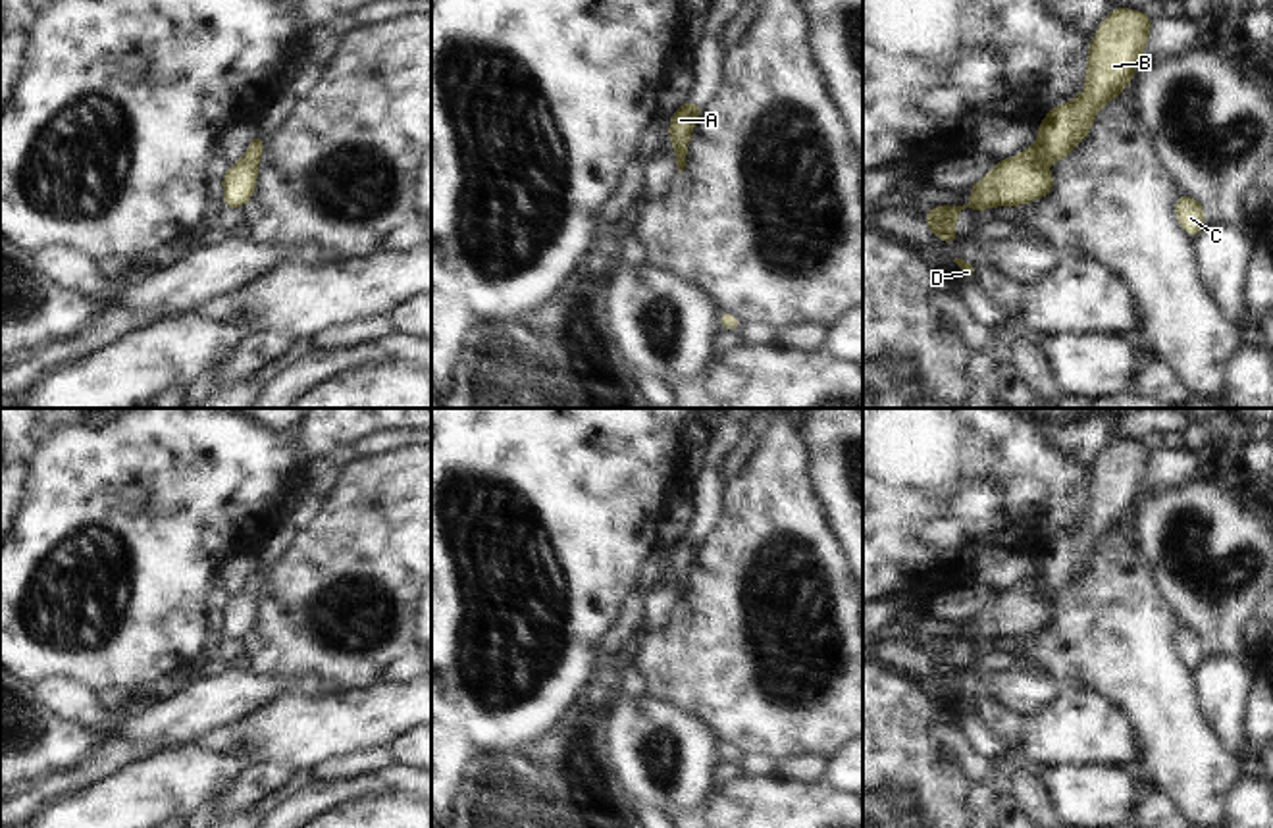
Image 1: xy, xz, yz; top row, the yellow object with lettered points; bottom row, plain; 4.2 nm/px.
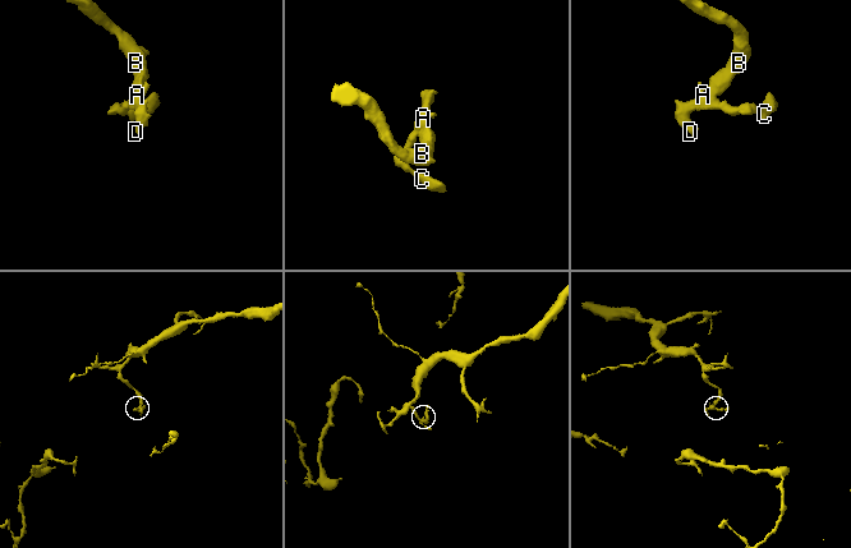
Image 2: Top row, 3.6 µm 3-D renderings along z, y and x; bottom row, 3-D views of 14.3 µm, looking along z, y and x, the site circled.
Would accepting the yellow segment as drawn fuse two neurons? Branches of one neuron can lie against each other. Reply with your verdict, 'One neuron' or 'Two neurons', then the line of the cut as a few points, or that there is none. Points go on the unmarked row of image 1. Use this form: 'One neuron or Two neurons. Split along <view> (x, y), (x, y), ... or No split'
One neuron. No split.

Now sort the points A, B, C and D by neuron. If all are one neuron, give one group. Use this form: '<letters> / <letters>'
A B C D

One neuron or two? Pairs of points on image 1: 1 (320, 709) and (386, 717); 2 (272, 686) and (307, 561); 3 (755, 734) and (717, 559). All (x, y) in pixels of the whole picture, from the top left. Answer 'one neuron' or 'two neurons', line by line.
1: one neuron
2: two neurons
3: one neuron

